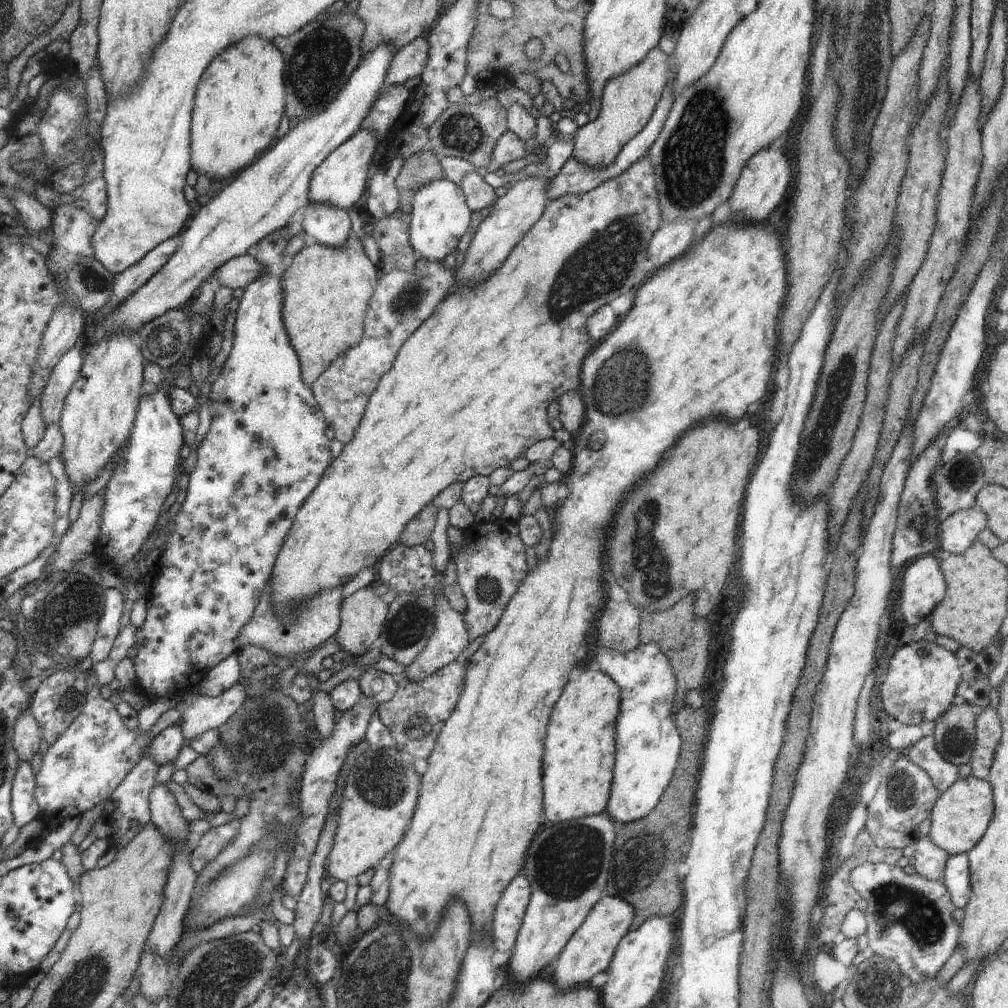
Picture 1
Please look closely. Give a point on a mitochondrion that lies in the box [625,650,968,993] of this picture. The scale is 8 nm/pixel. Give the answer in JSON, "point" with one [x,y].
{"point":[892,905]}

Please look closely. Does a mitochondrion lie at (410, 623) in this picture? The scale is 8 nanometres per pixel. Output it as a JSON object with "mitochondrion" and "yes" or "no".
{"mitochondrion":"yes"}

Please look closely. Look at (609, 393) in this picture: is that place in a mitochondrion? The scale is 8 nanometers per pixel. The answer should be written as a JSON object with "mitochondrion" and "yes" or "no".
{"mitochondrion":"yes"}

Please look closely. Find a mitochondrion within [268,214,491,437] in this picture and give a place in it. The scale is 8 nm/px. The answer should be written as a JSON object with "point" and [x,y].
{"point":[412,295]}

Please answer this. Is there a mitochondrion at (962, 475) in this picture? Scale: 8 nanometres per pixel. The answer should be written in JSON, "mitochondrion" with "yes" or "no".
{"mitochondrion":"yes"}

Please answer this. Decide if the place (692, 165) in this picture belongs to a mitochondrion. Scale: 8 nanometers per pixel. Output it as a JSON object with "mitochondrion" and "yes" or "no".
{"mitochondrion":"yes"}

